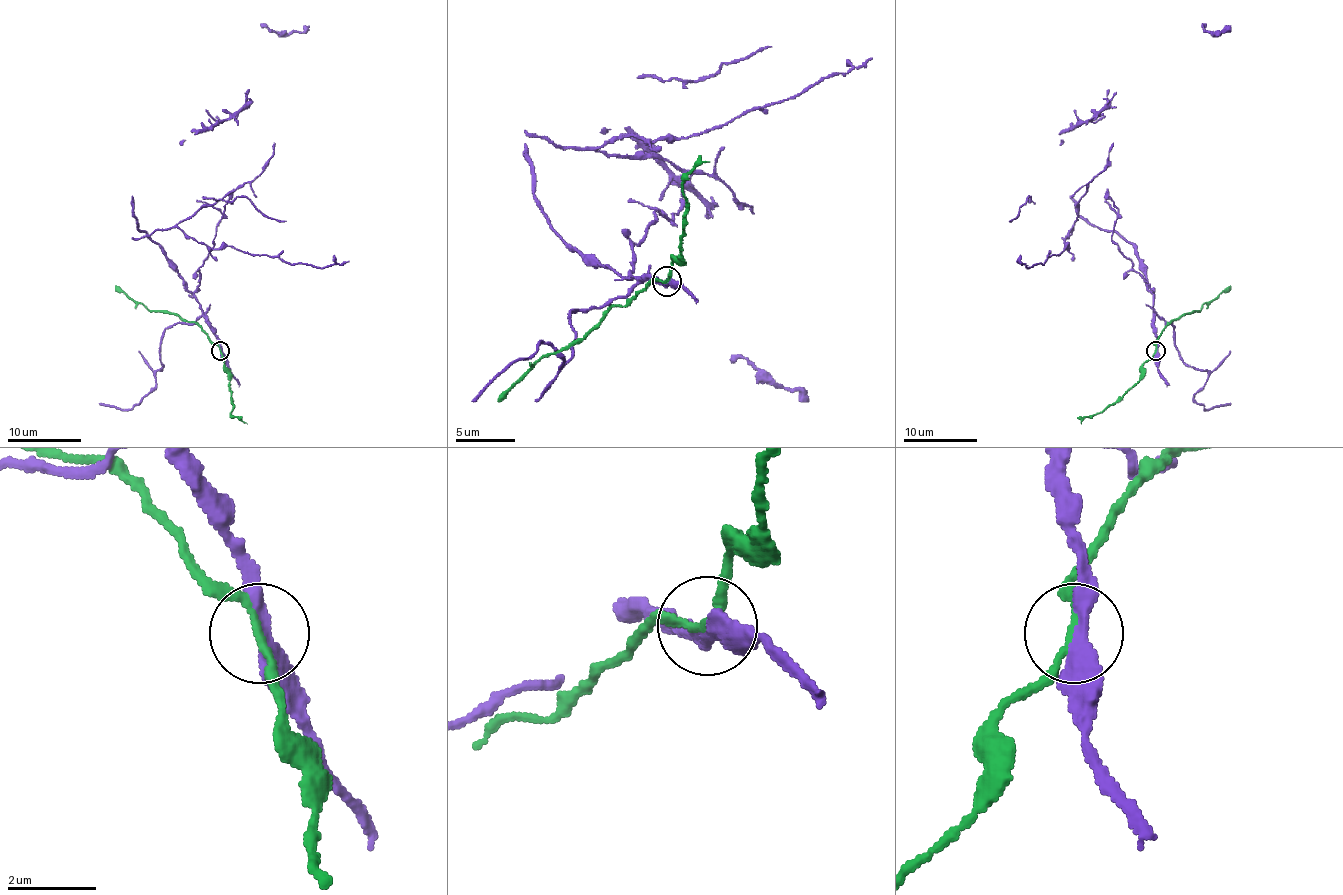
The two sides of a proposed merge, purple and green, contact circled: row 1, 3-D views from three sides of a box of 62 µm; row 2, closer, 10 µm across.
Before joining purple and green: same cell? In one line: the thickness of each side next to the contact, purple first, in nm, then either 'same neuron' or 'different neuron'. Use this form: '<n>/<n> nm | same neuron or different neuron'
340/160 nm | different neuron

